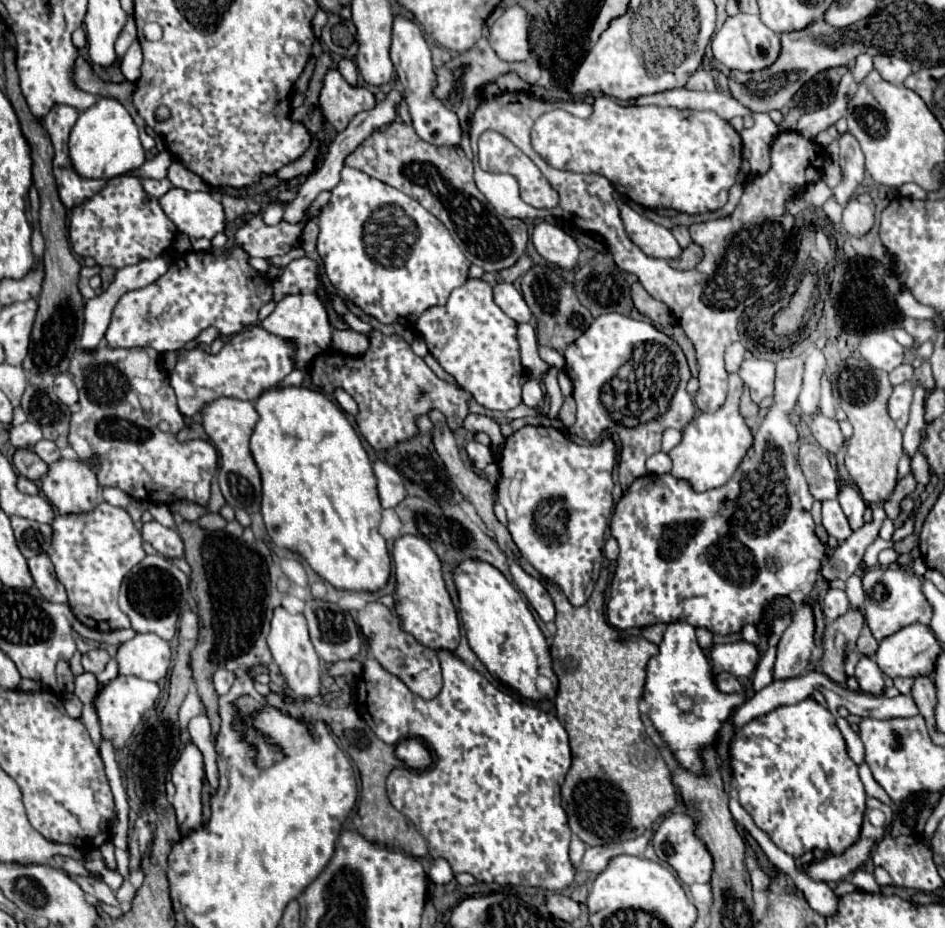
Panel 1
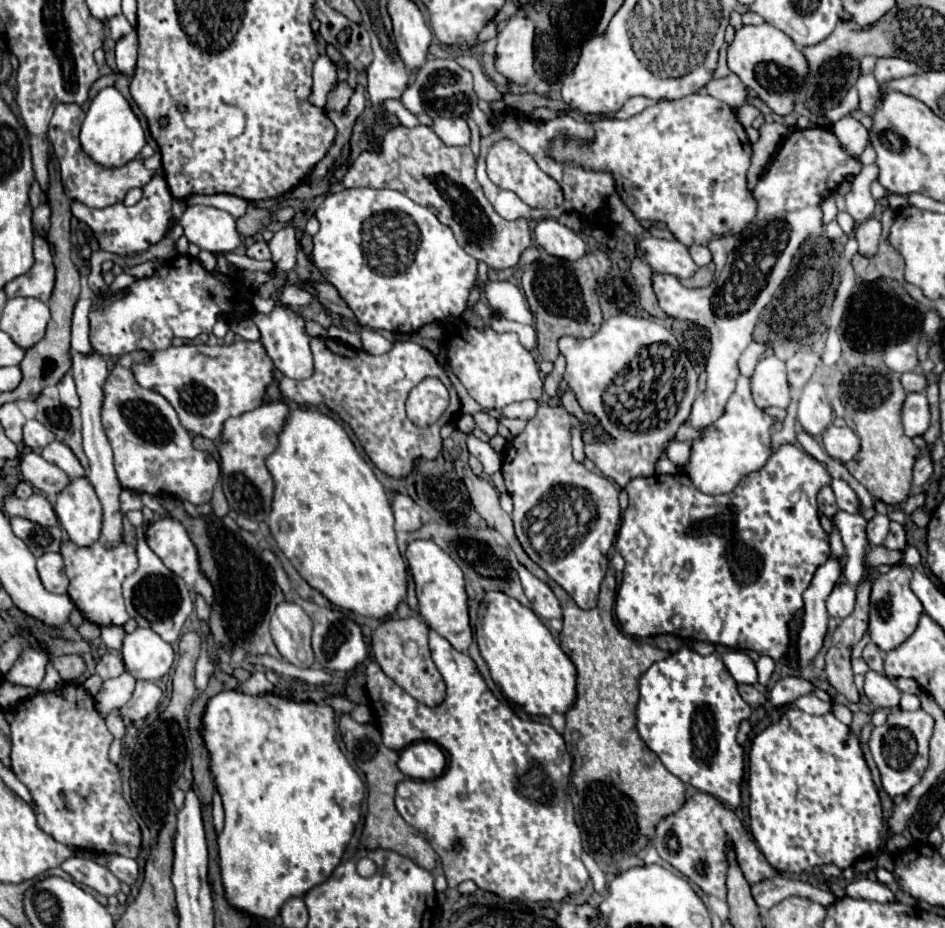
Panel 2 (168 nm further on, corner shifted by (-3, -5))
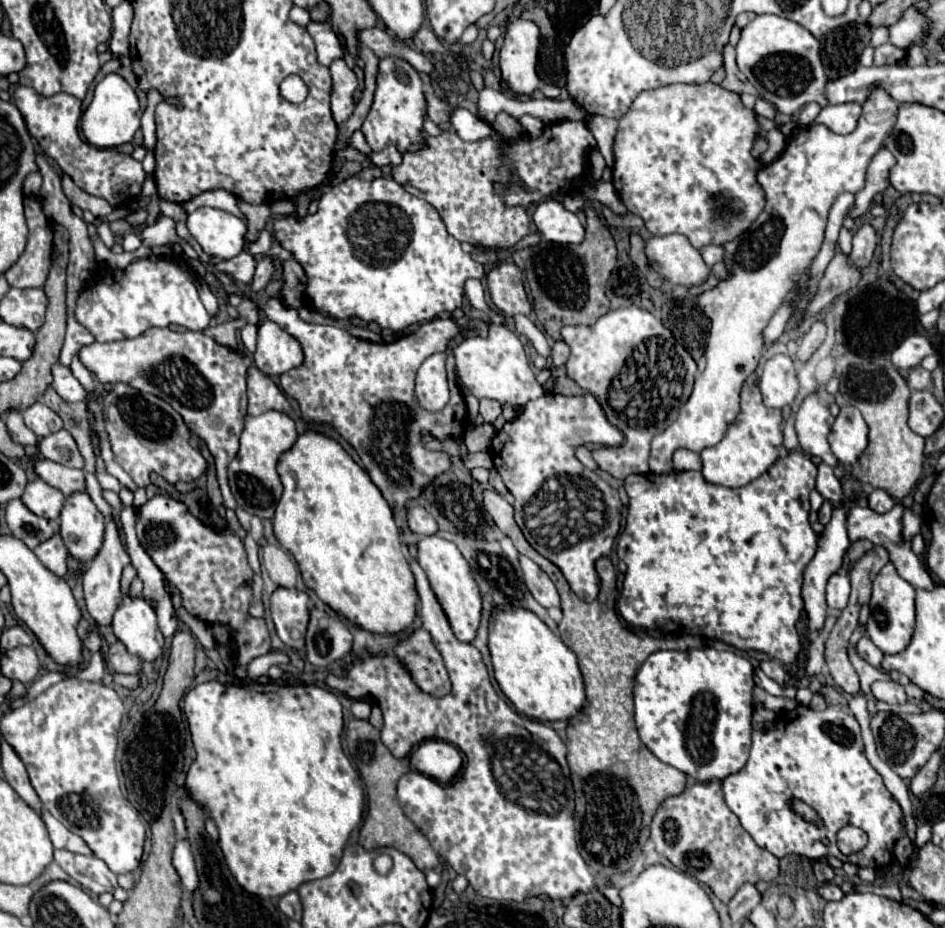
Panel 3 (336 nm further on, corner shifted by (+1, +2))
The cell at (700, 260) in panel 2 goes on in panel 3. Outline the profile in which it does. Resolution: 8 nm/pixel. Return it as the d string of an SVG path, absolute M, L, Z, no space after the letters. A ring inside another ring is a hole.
M706 245L700 249L700 255L708 267L712 267L716 261L722 259L722 247L720 245Z

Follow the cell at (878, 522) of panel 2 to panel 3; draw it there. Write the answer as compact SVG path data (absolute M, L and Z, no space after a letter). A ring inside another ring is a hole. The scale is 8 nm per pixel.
M874 489L868 497L868 507L874 509L876 513L888 513L894 507L894 501L888 493L884 493L882 489Z

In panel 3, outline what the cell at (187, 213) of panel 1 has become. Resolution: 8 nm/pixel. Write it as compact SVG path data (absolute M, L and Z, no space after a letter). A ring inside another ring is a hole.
M200 207L194 213L188 213L186 227L190 235L210 255L232 259L236 257L236 253L244 249L246 221L238 219L228 211L214 207Z

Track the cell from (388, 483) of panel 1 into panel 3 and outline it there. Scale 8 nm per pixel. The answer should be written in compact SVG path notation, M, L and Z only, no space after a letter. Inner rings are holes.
M410 507L406 511L406 525L416 535L434 535L438 531L434 517L424 507Z

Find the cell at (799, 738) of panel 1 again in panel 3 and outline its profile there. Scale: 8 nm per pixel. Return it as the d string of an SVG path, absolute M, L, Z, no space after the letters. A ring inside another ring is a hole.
M798 705L780 715L774 727L754 731L746 765L738 773L728 775L722 781L722 789L726 805L738 815L756 845L778 859L790 853L808 859L832 855L840 861L872 869L886 867L894 859L894 843L902 833L902 809L886 789L878 771L868 763L858 721L836 705L824 711ZM792 799L810 805L822 819L822 825L800 817L790 807ZM846 825L866 831L868 845L864 851L844 855L836 847L836 833ZM824 839L830 845L824 845Z

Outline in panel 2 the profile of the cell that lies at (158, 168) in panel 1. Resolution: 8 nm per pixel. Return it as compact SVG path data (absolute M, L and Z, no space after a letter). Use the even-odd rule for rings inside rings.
M58 104L48 126L48 140L60 162L64 190L72 200L78 200L90 208L106 208L122 202L126 192L132 188L142 188L154 176L154 170L146 170L140 160L130 160L120 168L100 168L100 164L96 164L78 142L78 124L82 124L82 120L84 112L78 104Z

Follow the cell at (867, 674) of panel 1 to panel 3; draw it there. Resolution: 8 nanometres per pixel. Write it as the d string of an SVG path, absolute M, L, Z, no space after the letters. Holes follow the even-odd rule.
M874 681L872 683L872 695L878 699L878 701L886 701L890 705L896 705L896 703L906 703L908 697L904 693L904 687L896 681Z

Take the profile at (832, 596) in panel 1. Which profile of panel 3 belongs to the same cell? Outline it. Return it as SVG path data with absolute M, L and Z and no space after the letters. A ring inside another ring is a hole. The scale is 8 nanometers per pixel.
M834 573L828 579L828 585L826 585L826 601L828 601L828 607L830 609L844 609L846 603L848 603L848 595L850 595L848 575Z

